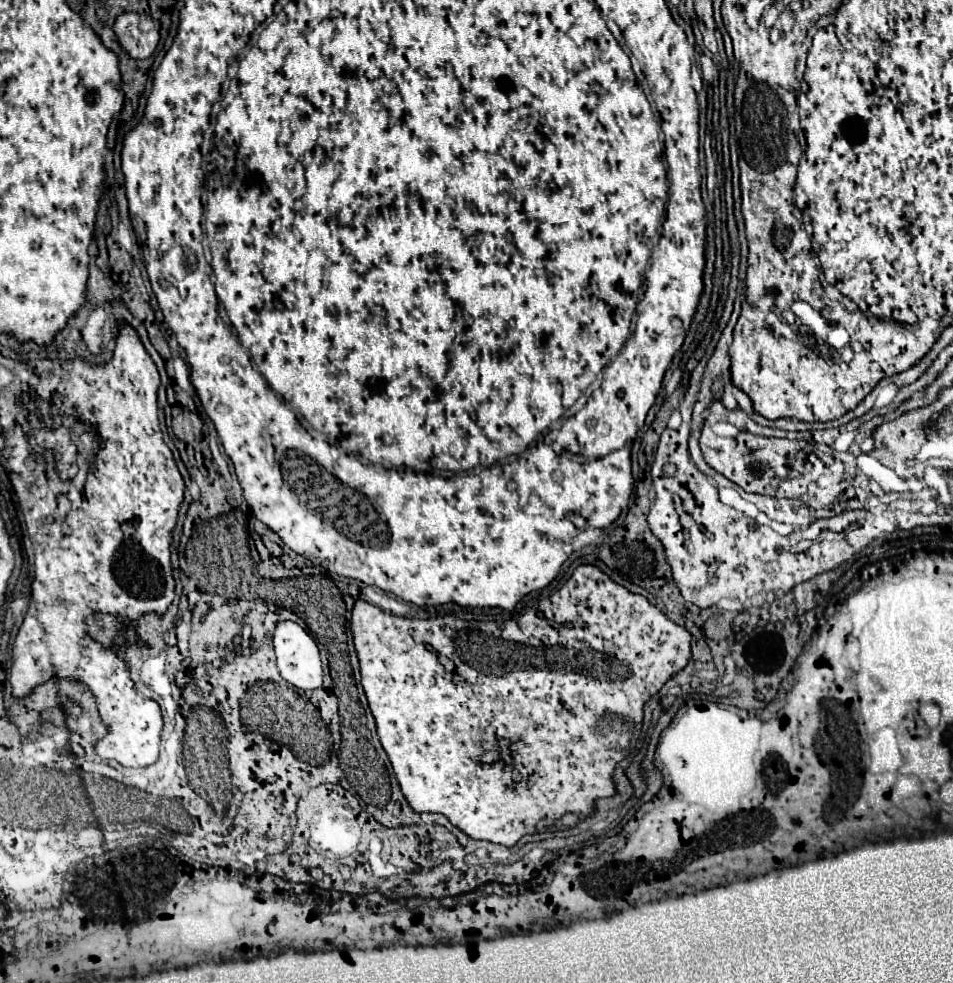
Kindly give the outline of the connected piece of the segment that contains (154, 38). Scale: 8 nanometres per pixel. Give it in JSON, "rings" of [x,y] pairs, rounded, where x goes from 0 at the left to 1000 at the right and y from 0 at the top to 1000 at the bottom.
{"rings":[[[131,12],[123,16],[119,24],[123,43],[142,61],[152,61],[161,55],[167,43],[167,28],[167,20],[142,12]]]}

